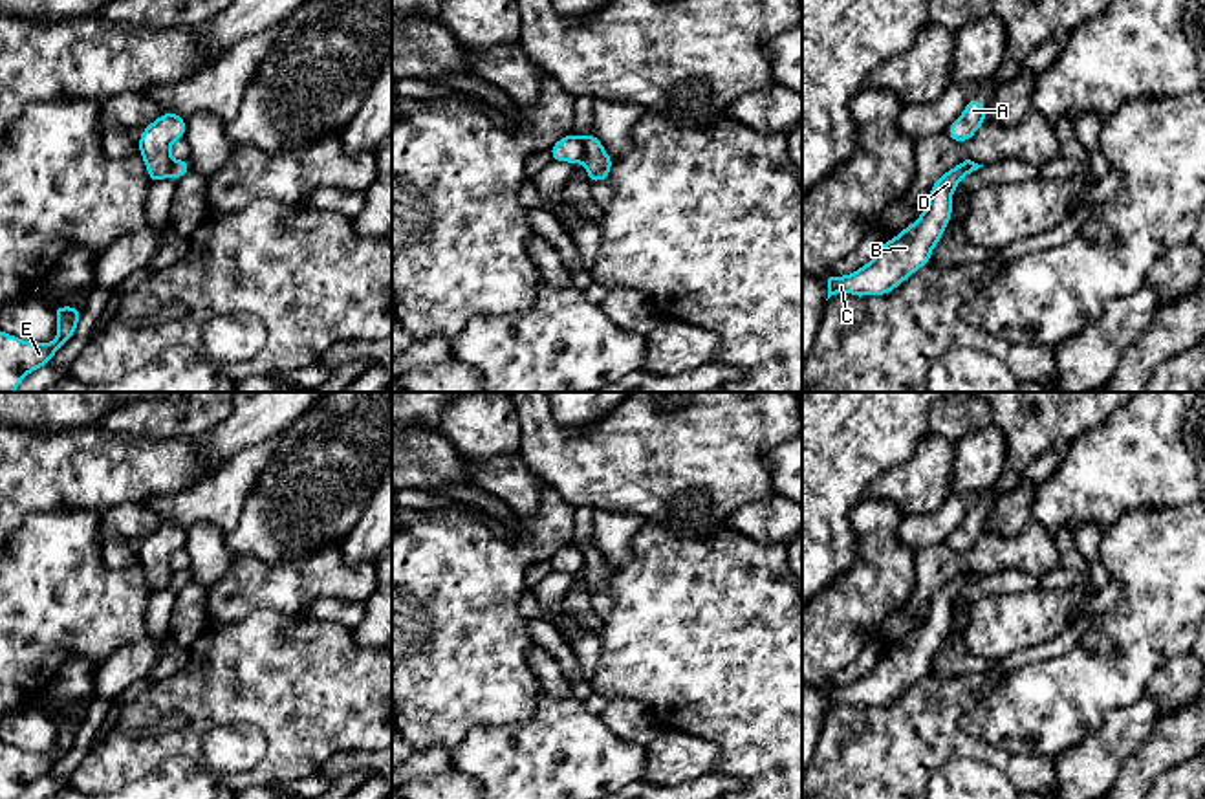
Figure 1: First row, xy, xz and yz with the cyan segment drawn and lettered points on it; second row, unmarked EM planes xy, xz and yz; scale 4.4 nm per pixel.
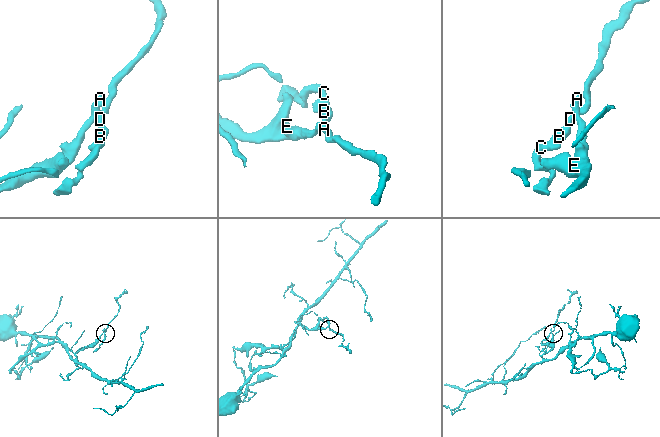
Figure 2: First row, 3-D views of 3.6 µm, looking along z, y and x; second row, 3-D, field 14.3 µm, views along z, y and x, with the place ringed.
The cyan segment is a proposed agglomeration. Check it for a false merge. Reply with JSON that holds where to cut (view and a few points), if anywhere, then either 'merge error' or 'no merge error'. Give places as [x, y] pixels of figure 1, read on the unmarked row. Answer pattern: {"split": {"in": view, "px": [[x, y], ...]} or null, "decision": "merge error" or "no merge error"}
{"split": {"in": "xz", "px": [[579, 548], [583, 570]]}, "decision": "merge error"}

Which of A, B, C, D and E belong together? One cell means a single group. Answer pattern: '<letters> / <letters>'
A E / B C D

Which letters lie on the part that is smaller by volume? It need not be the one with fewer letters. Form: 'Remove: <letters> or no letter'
Remove: B, C, D

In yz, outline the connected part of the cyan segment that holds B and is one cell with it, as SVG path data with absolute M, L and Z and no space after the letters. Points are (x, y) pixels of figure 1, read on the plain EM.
M958 574L930 597L930 608L919 629L897 647L881 654L874 669L857 682L828 689L828 709L837 704L886 706L912 684L930 673L934 656L941 651L952 625L952 603L967 586L967 575Z

